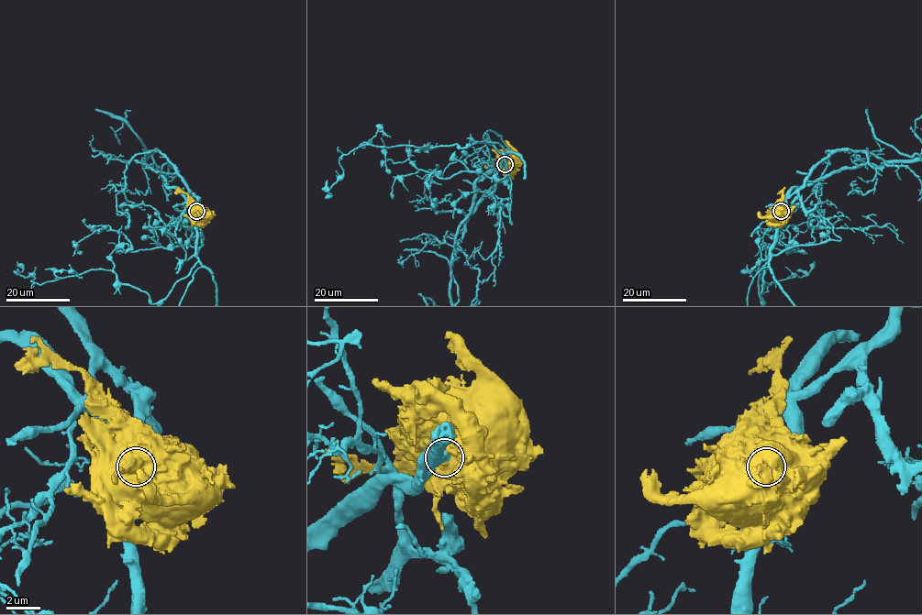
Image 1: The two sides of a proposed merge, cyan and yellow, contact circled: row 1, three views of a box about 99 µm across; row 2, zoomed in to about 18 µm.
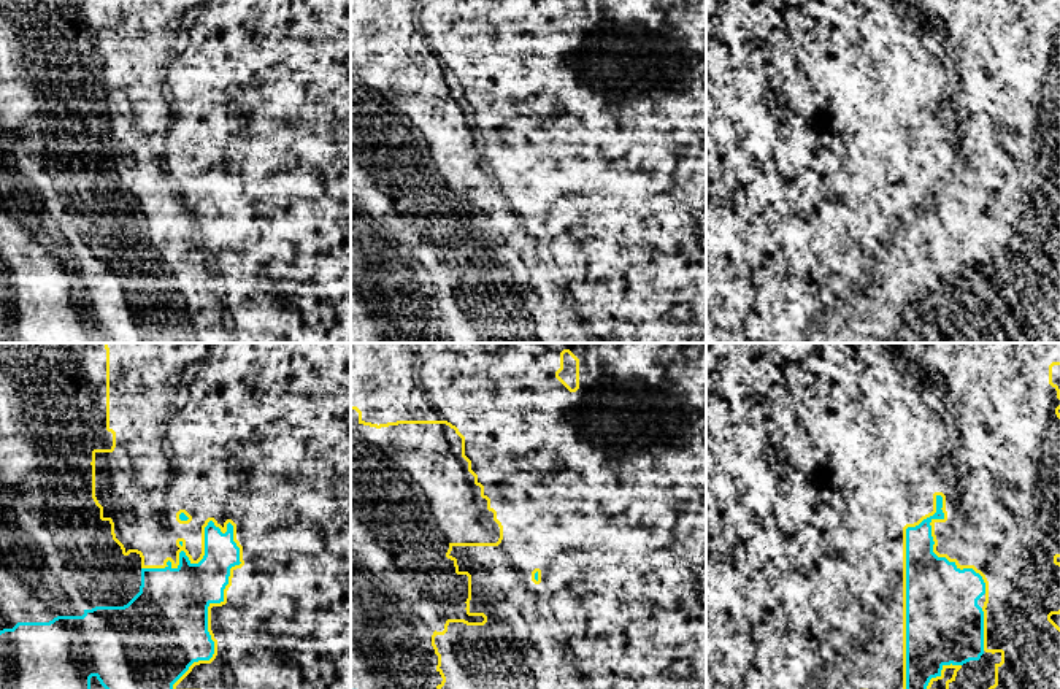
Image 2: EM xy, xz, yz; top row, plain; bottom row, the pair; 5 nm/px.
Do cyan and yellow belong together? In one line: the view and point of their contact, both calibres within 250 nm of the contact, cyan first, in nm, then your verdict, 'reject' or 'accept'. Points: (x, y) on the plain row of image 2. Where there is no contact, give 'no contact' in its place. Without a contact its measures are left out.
xy (207, 265) | 460/440 nm | reject

